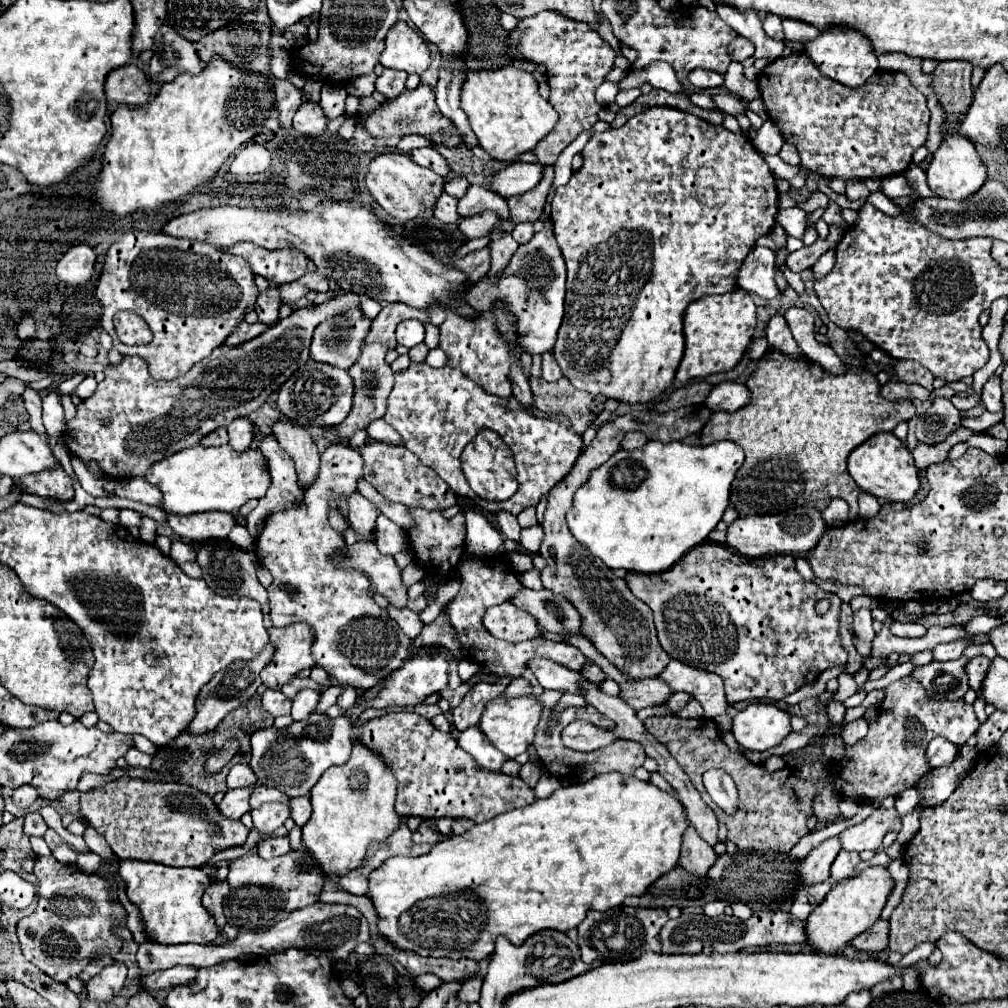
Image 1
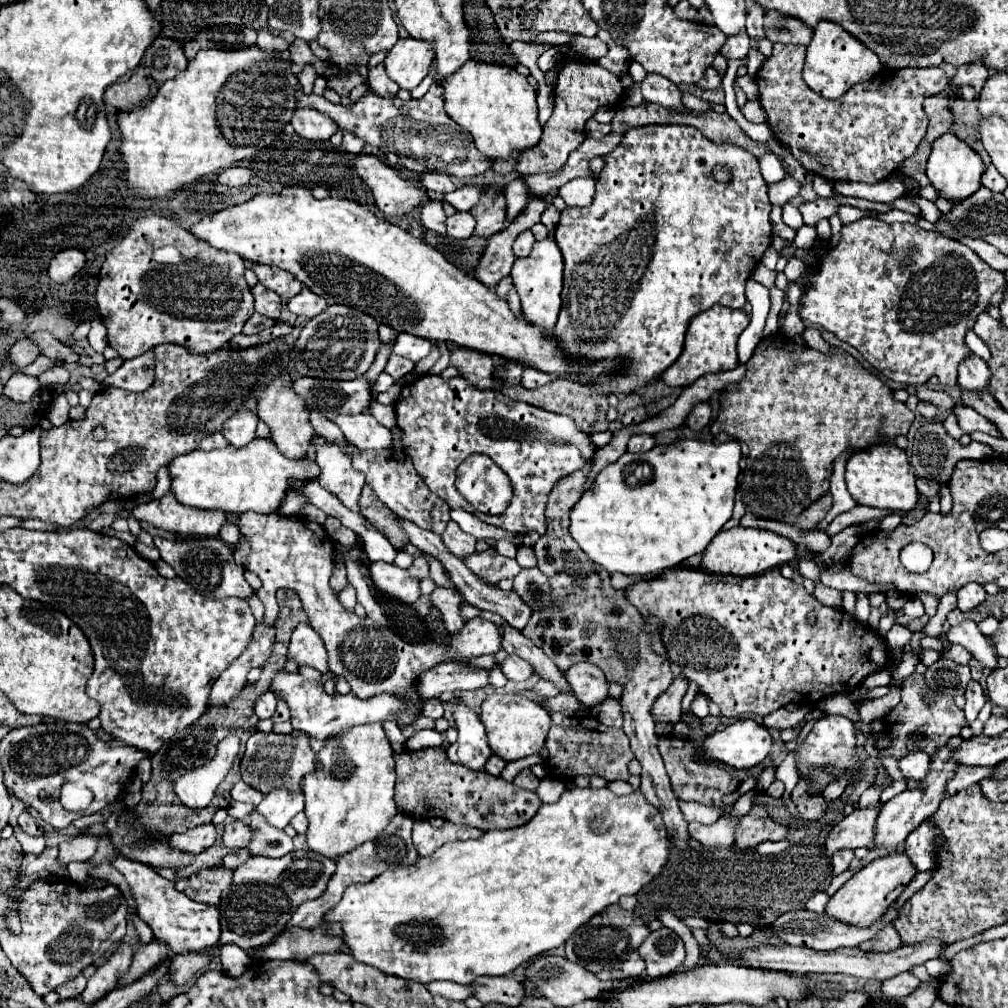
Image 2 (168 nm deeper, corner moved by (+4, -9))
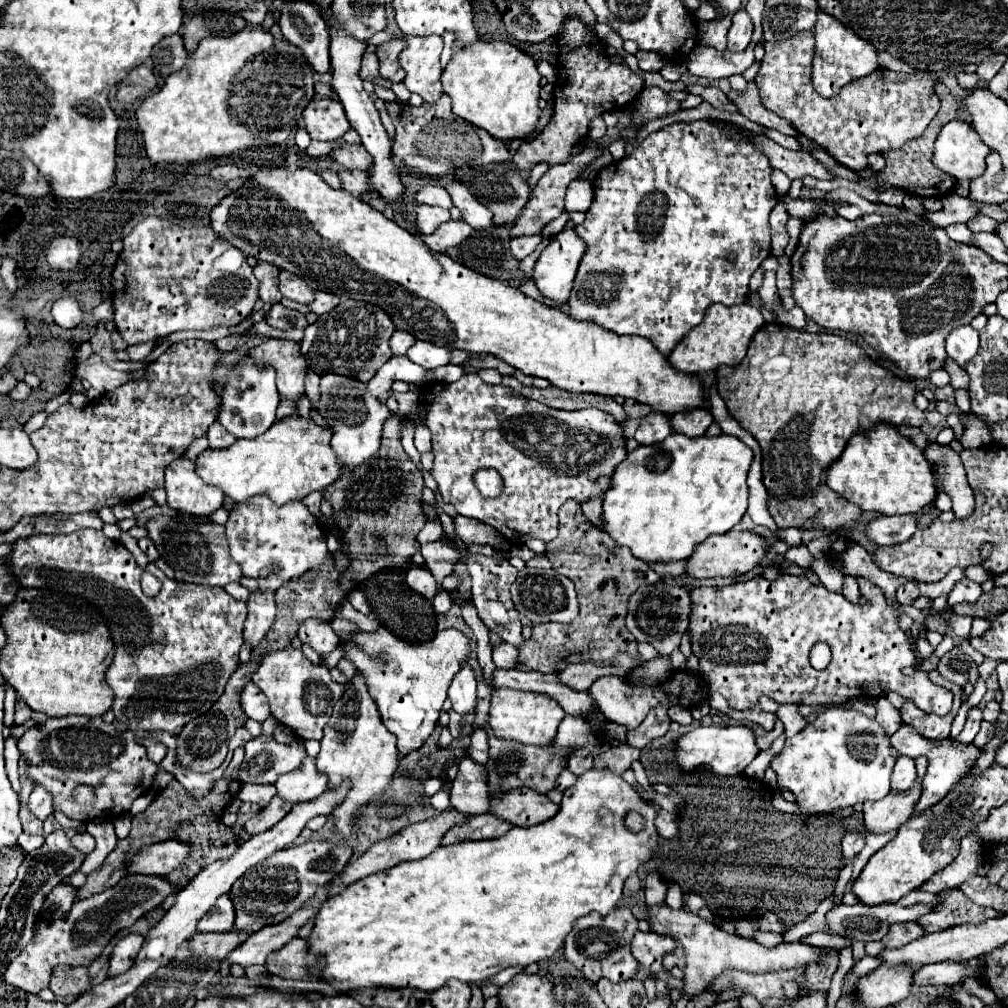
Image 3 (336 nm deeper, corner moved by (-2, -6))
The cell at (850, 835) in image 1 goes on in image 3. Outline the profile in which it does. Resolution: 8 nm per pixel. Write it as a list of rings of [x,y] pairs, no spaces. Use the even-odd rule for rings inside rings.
[[[905,724],[891,736],[891,744],[893,744],[897,750],[911,750],[911,758],[927,756],[927,760],[929,760],[927,774],[925,774],[925,778],[923,778],[923,792],[921,792],[921,798],[919,798],[917,804],[915,804],[915,814],[921,814],[921,812],[933,808],[937,802],[941,802],[941,798],[945,798],[945,796],[949,794],[949,790],[951,790],[965,774],[969,774],[969,770],[975,766],[977,758],[985,752],[983,748],[975,746],[973,742],[971,742],[971,744],[965,744],[965,742],[955,742],[955,740],[951,740],[951,738],[945,738],[945,740],[921,738],[921,734],[917,734],[911,726],[905,726]]]

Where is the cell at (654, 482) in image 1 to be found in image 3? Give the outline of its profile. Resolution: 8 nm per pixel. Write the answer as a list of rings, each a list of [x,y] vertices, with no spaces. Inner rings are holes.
[[[671,434],[659,446],[637,446],[617,466],[609,490],[603,494],[603,532],[607,532],[619,548],[629,548],[633,556],[645,562],[677,562],[689,558],[695,546],[711,534],[729,532],[745,514],[749,490],[745,484],[753,452],[737,436],[721,434],[715,438],[685,438]]]

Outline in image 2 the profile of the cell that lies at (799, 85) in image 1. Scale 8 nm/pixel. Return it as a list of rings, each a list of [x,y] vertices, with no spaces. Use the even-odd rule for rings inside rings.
[[[773,45],[773,55],[765,59],[761,69],[757,71],[755,79],[761,91],[759,103],[767,113],[767,123],[777,141],[787,145],[791,153],[803,163],[803,167],[815,175],[821,175],[829,181],[863,181],[863,183],[879,183],[889,177],[901,161],[915,153],[919,141],[925,137],[927,131],[927,115],[923,111],[923,99],[945,91],[949,85],[949,77],[939,67],[927,69],[895,69],[883,71],[871,81],[853,85],[841,99],[827,101],[819,97],[815,91],[807,87],[801,77],[805,61],[805,47],[803,45]]]

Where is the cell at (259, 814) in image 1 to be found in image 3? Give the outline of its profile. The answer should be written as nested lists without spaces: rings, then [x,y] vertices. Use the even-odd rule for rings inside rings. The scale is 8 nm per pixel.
[[[305,758],[297,770],[277,778],[275,788],[277,796],[285,798],[285,802],[301,804],[319,798],[327,788],[327,778],[317,772],[315,758]]]

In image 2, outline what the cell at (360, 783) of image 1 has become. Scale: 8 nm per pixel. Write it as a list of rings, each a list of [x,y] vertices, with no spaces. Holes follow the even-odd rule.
[[[365,723],[355,725],[349,731],[341,731],[327,739],[327,745],[317,753],[315,771],[303,779],[305,793],[305,813],[309,817],[307,845],[311,851],[317,851],[325,857],[339,857],[359,847],[361,843],[377,837],[389,821],[397,815],[395,807],[395,761],[389,739],[383,731],[383,723]]]

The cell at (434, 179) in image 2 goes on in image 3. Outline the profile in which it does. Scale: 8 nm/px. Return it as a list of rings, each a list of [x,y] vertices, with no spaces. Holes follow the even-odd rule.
[[[453,182],[453,184],[447,186],[447,192],[451,194],[453,204],[461,210],[463,220],[465,220],[469,226],[473,226],[475,230],[481,230],[481,228],[491,226],[493,214],[467,190],[465,184]]]

